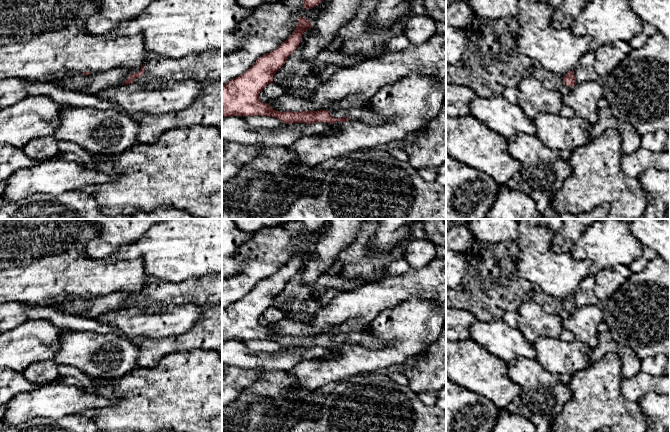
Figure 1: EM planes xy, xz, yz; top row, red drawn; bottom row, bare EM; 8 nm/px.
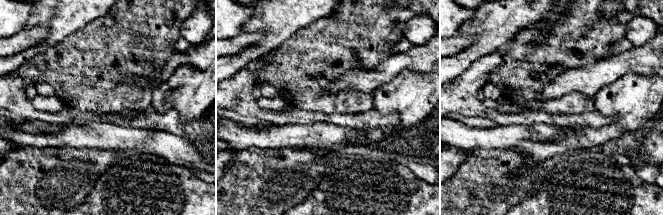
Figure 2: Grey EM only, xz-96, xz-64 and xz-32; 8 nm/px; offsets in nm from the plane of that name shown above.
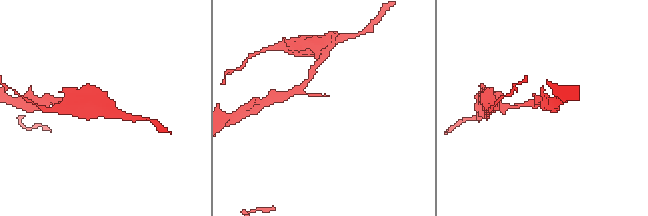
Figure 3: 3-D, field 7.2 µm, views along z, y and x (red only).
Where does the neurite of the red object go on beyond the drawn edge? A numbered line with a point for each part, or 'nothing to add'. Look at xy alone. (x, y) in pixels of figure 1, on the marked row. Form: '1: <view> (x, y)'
1: xy (206, 66)

